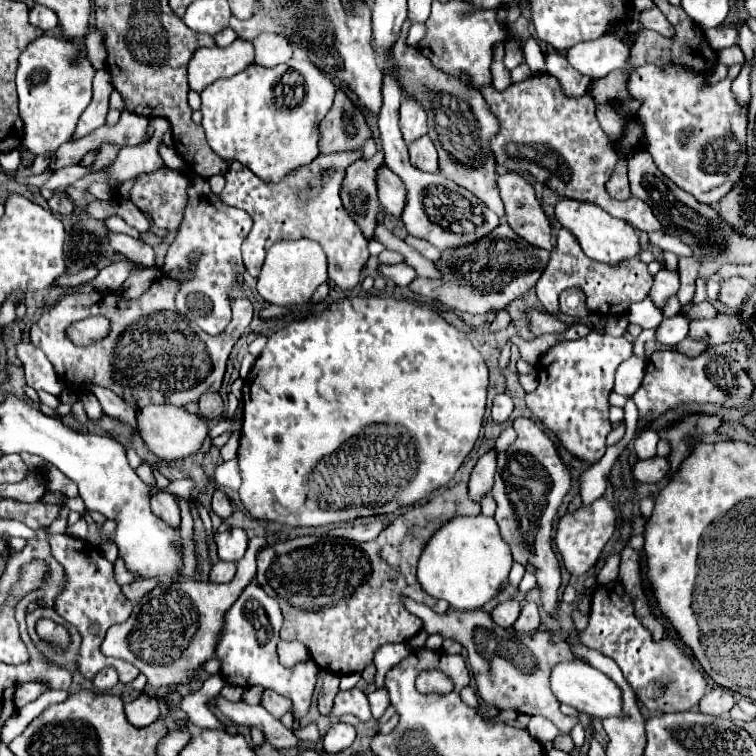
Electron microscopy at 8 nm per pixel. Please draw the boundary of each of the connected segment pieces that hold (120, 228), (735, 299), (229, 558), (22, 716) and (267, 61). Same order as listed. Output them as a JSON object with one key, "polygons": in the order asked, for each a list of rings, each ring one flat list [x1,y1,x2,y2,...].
{"polygons":[[[111,216,111,218,107,218,105,222,107,222,107,228,109,228,111,232,121,232,121,234,129,234,129,236,133,236,133,238,139,238,139,232,137,232,135,228,127,226,119,216]],[[731,276,723,278,719,282,719,302,729,308,729,312,737,312,741,308,741,302,747,298,751,292,751,282,741,278,741,276]],[[231,528,227,532,215,534,217,556,225,562,239,562,247,550,247,534,241,528]],[[49,690,45,694,41,694,35,702,29,702,27,706,23,706,21,710,17,710,1,728,1,742,9,744,15,736,19,736,27,724,37,718,47,706,55,704,55,702,63,702,67,698,67,692,65,690]],[[267,32,259,34,253,40,253,48,255,48,255,64,259,66,277,66,291,58,291,48,287,40,279,34]]]}

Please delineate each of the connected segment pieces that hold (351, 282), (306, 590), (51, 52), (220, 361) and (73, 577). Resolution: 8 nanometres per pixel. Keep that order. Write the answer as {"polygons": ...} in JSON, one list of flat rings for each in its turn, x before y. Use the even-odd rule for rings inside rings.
{"polygons":[[[361,150,355,152,337,152,337,154,319,154,311,164,299,168,279,184,267,184,259,180,249,168,239,162,231,162,229,172,225,174,225,188,221,200,227,206,243,208,253,218,253,228,243,242,243,262,247,272,257,278,265,260,265,252,279,240,311,238,317,240,329,260,329,280,339,288,351,290,359,282,361,268,369,258,367,240,353,220,343,210,339,198,339,186,345,176,345,168,361,158]],[[459,482,453,488,445,488,435,498,425,504,411,508,409,512,397,516,377,538,369,542,353,542,335,536,301,536,293,540,283,540,267,544,257,556,257,582,259,586,273,596,283,612,281,640,303,642,315,660,315,664,337,676,363,672,365,666,373,664,377,648,387,642,407,642,423,630,423,622,407,612,403,598,413,598,415,602,427,604,431,610,443,614,449,604,445,600,435,600,427,596,419,582,415,580,417,560,427,546,427,540,449,520,457,516,475,516,481,512,481,506,469,498,467,482]],[[41,36,33,40,25,52,19,56,19,70,17,70,17,95,19,115,24,124,23,142,36,155,51,156,63,142,71,140,75,124,81,112,91,102,91,80,95,68,87,58,79,58,77,46,55,36]],[[159,276,153,286,135,302,119,298,115,292,93,292,93,294,65,294,59,302,55,302,49,310,43,312,43,316,31,326,31,342,45,352,49,362,53,364,59,378,63,378,73,390,79,390,85,380,91,380,99,386,105,386,119,394,123,400,129,400,131,406,147,406,147,404,169,404,175,402,177,406,185,406,189,402,197,402,201,394,205,392,219,392,221,380,225,374,225,364,231,354,233,344,241,338,245,328,251,324,253,318,253,306,247,298,235,298,231,302,233,308,233,320,219,336,209,336,201,328,193,326,185,316,177,314,173,296,177,286,167,276],[91,314,105,314,111,320,111,332,105,340,79,348,75,346,61,328,67,328,67,324,87,318]],[[69,534,51,536,49,544,51,544,53,558,65,570,65,590,57,594,53,608,67,622,75,624,77,630,83,636,81,654,79,654,79,660,77,660,79,662,79,672,85,678,93,678,103,668,115,668,117,674,119,674,119,682,123,682,123,684,133,682,139,676,139,670,133,664,127,664,127,662,117,660,117,658,107,658,99,650,107,628,111,628,113,624,125,622,127,616,131,616,131,610,133,610,133,604,121,594,121,588,115,582,113,564,105,560,105,556,101,554,101,550,97,546,87,544,85,540,73,538]]]}

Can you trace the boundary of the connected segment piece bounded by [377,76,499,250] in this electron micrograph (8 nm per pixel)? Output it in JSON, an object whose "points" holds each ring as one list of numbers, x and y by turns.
{"points":[[393,76,383,78,383,108,379,112,379,134,381,134,381,150,385,154,385,164,401,178,407,200,403,206,401,220,411,236,423,238,437,246,439,250,469,244,475,238,483,238,489,230,493,230,499,224,499,216,491,212,477,196,467,192,465,188,459,188,455,182,447,180,441,174,427,174,423,170,417,170,409,164,407,146,403,142,401,130,397,126,399,120,399,104,401,104,401,88]]}

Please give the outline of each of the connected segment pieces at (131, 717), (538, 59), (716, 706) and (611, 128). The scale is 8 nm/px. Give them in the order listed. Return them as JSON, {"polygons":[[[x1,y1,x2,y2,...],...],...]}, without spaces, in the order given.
{"polygons":[[[139,694,137,700,125,704,125,716,135,728,145,728,145,726,153,724,159,718,159,714,161,714,159,698,155,698,155,696]],[[529,36,523,40,523,50,525,50,525,58,527,58,527,66,531,68,531,72,545,72,545,62,543,62,543,52,539,42]],[[715,686,703,696,703,700,699,702,699,710,711,716,725,716,733,708,733,704,735,704,735,696,727,692,727,688]],[[597,104,595,116,597,116,603,132,607,132,611,142,615,142,623,136,623,130,627,128,627,118,619,116,613,108,607,108,607,104]]]}

